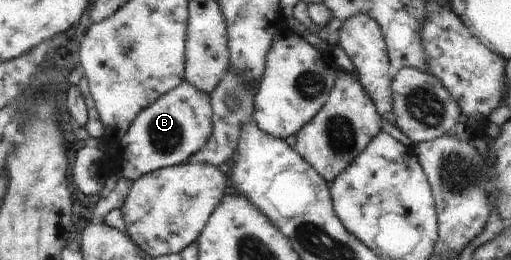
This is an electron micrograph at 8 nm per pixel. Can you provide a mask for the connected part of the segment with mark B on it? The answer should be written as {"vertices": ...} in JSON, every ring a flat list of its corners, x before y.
{"vertices":[[184,80,136,115,118,142,116,172,135,181,152,171,188,162,212,136,212,113,210,96]]}

